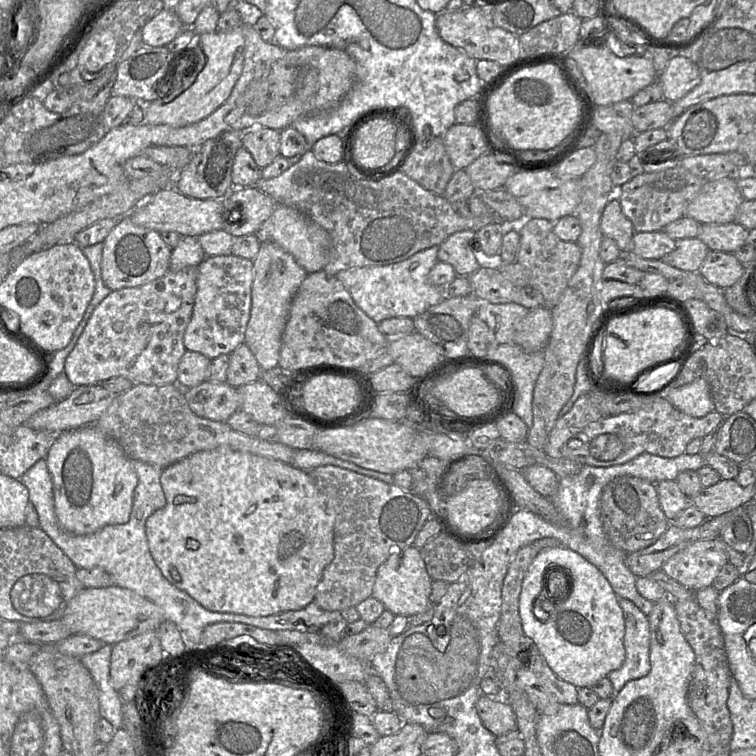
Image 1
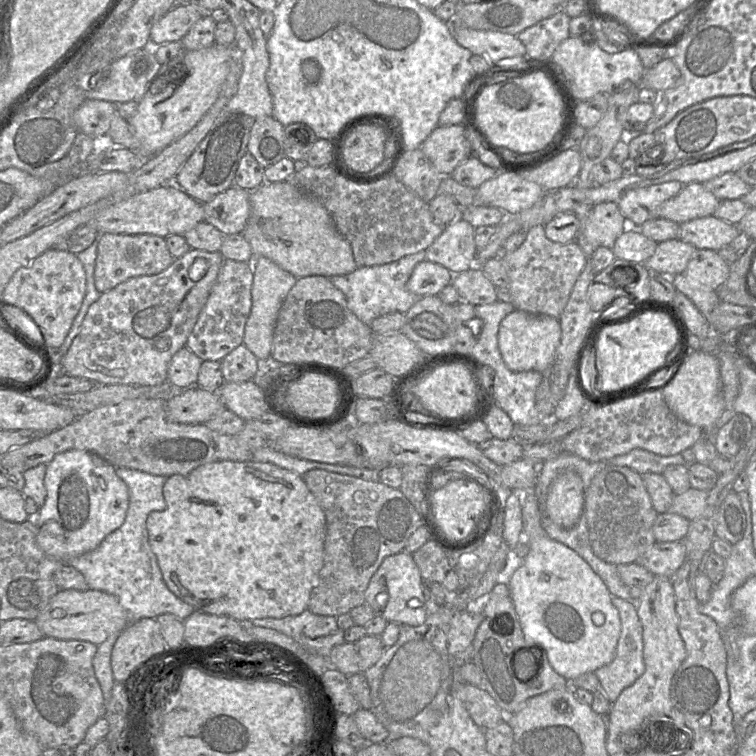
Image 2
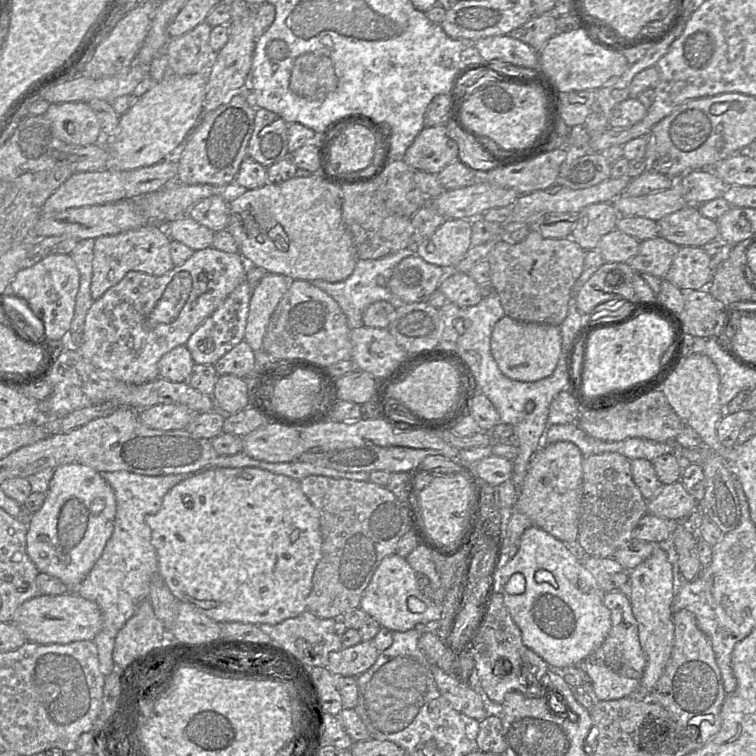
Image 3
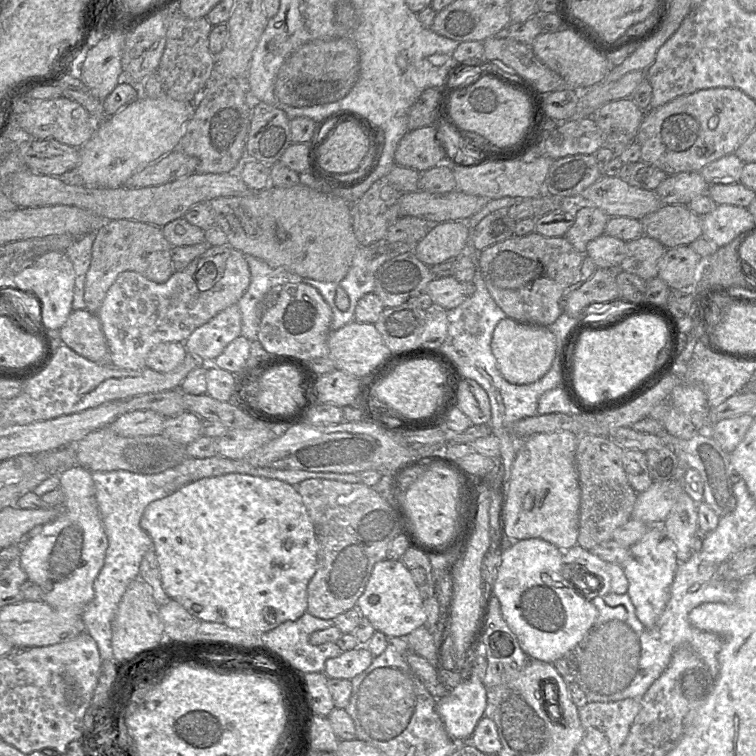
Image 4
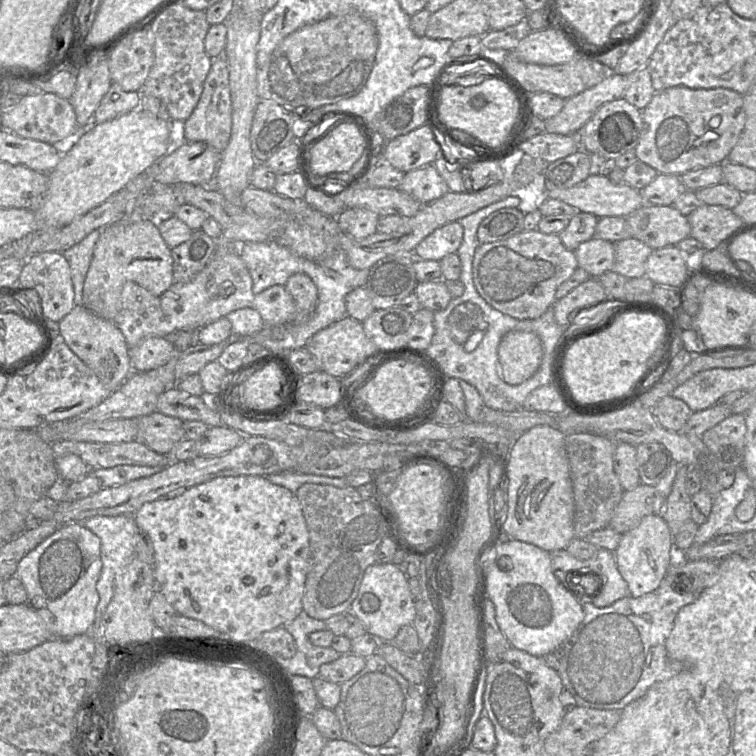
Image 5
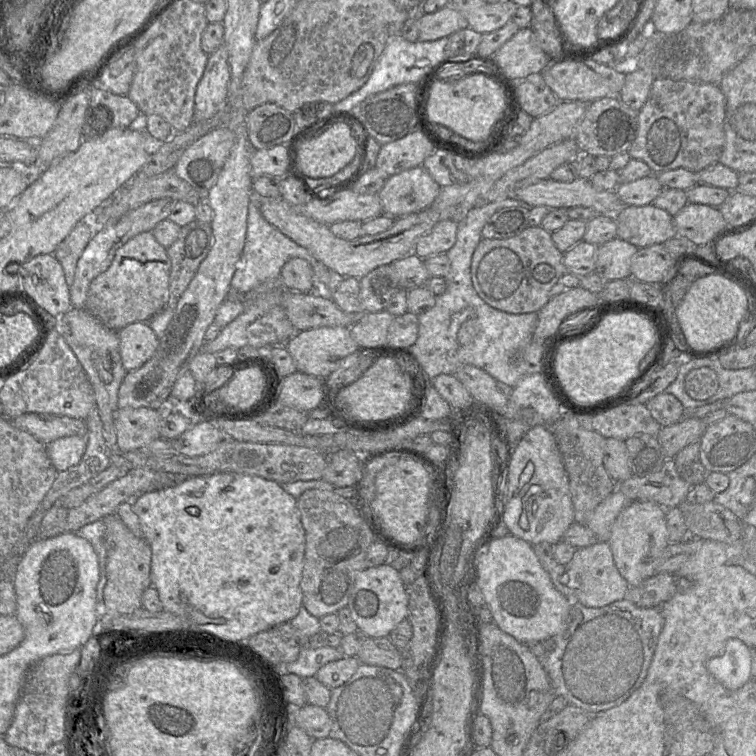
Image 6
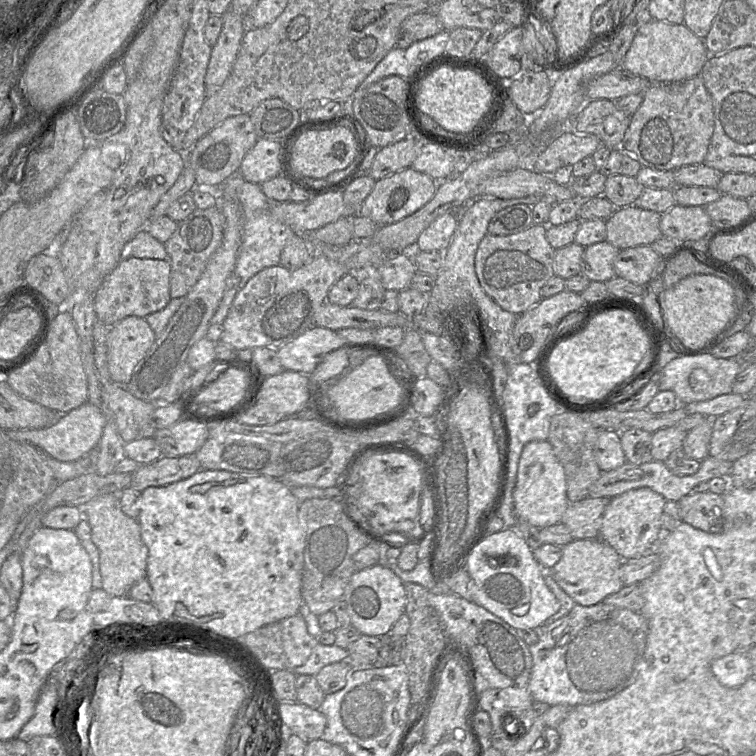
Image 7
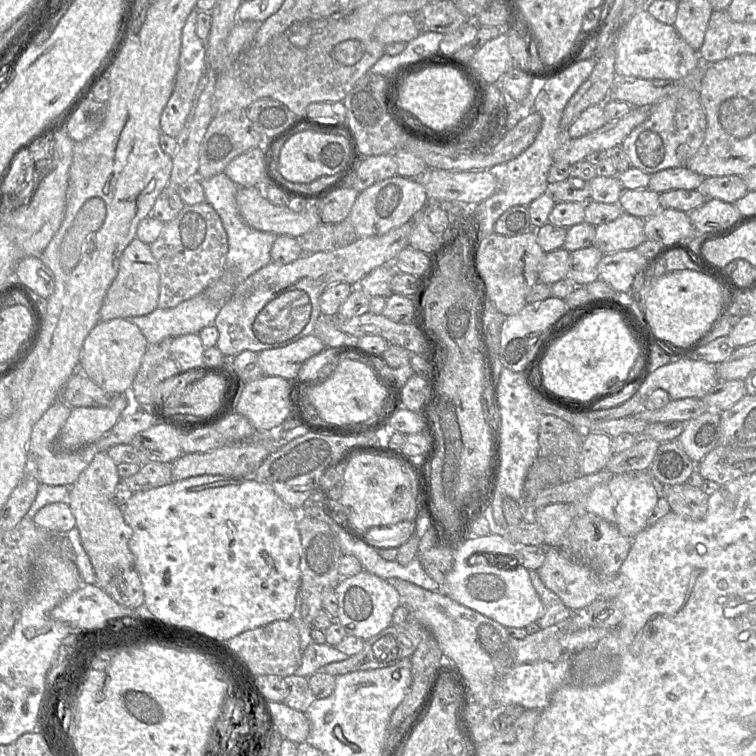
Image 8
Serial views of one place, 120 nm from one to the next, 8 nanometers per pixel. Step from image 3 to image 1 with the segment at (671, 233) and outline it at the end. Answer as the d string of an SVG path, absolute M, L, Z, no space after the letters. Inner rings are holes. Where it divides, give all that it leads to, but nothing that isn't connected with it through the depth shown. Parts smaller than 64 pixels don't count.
M734 222L726 224L701 224L697 238L710 251L734 253L746 244L749 230Z

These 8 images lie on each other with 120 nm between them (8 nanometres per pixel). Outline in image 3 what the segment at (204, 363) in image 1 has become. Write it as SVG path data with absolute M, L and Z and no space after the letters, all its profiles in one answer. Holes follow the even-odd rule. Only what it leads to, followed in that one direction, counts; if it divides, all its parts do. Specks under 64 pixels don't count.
M186 345L177 346L160 359L159 377L172 382L187 382L195 362Z

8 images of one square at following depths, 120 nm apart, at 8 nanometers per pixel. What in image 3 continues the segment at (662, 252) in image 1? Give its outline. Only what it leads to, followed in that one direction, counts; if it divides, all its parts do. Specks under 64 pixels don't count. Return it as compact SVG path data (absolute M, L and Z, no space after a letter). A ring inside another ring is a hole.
M614 229L610 233L603 236L594 250L598 250L605 262L629 263L629 261L637 254L640 242Z

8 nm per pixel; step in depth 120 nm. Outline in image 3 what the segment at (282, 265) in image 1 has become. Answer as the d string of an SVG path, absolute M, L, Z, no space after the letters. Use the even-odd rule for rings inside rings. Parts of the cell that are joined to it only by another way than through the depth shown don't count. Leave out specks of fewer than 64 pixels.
M266 273L253 289L244 334L244 340L253 351L263 349L263 338L270 317L292 282L290 277Z

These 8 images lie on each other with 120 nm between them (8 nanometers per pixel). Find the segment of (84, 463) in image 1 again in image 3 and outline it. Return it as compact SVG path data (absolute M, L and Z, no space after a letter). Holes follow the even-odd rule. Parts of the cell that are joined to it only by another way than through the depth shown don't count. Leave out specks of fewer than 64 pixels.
M77 463L58 466L49 482L42 507L27 517L27 554L39 572L58 578L70 589L74 589L84 580L102 555L114 531L115 516L115 493L101 473Z

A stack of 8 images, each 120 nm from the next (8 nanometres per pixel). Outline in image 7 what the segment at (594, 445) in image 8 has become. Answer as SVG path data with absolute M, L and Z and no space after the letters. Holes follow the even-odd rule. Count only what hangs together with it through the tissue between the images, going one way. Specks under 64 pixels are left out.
M599 430L595 445L595 459L601 471L616 469L626 462L620 432Z

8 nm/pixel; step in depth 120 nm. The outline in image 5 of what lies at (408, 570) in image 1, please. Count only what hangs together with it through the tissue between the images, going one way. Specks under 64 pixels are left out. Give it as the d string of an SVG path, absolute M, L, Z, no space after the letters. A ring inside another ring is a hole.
M392 562L367 567L350 611L363 623L367 633L377 636L380 642L393 642L399 629L413 624L416 615L407 576Z

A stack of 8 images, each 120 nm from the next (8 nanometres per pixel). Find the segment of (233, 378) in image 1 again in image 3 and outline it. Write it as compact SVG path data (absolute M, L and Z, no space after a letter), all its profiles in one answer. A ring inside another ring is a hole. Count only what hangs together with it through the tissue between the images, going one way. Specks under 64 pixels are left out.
M242 340L222 356L214 364L214 367L219 376L234 375L239 378L246 378L253 370L254 364L254 351L245 340Z

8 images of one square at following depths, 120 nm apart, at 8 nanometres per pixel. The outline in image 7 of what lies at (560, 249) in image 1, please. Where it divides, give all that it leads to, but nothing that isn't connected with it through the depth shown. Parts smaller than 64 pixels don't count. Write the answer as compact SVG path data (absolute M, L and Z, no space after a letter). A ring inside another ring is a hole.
M533 225L525 231L508 235L487 234L479 243L474 267L484 290L503 310L520 315L541 300L540 290L554 275L555 250L546 237L546 225Z

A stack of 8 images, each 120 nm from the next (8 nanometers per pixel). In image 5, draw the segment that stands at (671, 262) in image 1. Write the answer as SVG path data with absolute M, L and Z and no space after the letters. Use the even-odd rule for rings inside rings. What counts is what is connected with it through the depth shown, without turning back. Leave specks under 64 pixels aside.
M633 237L615 242L612 270L627 278L643 277L646 261L652 252L651 247Z

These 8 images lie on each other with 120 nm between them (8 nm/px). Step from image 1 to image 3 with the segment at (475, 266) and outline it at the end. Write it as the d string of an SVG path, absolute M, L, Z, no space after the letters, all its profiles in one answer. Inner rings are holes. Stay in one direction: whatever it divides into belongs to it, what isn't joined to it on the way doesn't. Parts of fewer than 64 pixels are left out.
M447 218L427 239L415 246L415 253L425 262L448 271L471 248L472 222Z

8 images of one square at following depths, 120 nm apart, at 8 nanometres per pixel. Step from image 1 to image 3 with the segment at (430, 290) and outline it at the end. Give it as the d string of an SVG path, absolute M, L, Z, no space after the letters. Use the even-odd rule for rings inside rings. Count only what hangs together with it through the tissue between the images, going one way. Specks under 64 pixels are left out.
M408 247L379 259L358 259L354 271L344 281L330 283L324 280L313 280L309 282L326 292L339 304L352 330L364 326L362 316L369 305L381 300L394 302L394 296L389 288L391 275L400 261L413 255L416 255L414 247Z

